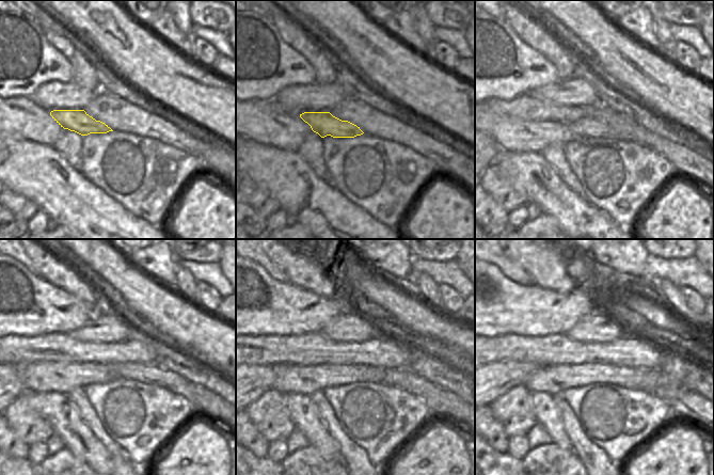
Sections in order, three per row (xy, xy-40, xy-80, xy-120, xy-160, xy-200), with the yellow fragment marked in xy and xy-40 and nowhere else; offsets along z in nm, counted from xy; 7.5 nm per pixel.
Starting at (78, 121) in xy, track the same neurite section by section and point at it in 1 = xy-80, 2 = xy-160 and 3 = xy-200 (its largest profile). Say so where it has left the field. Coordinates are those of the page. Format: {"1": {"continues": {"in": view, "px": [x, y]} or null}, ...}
{"1": {"continues": {"in": "xy-80", "px": [589, 127]}}, "2": {"continues": {"in": "xy-160", "px": [440, 401]}}, "3": {"continues": {"in": "xy-200", "px": [691, 406]}}}

